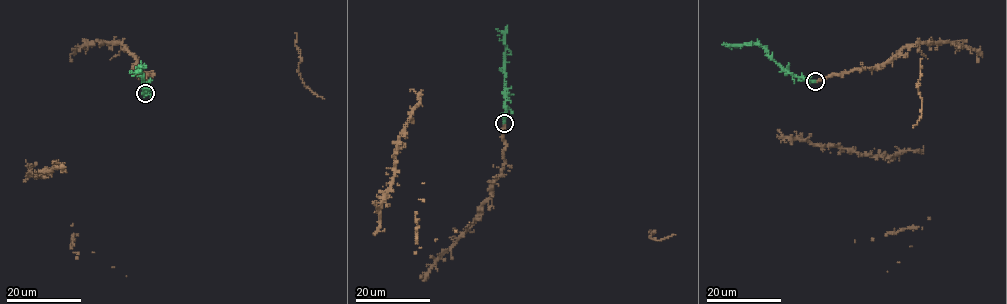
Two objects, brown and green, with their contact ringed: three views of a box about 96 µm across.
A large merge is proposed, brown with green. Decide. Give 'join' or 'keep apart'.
join

